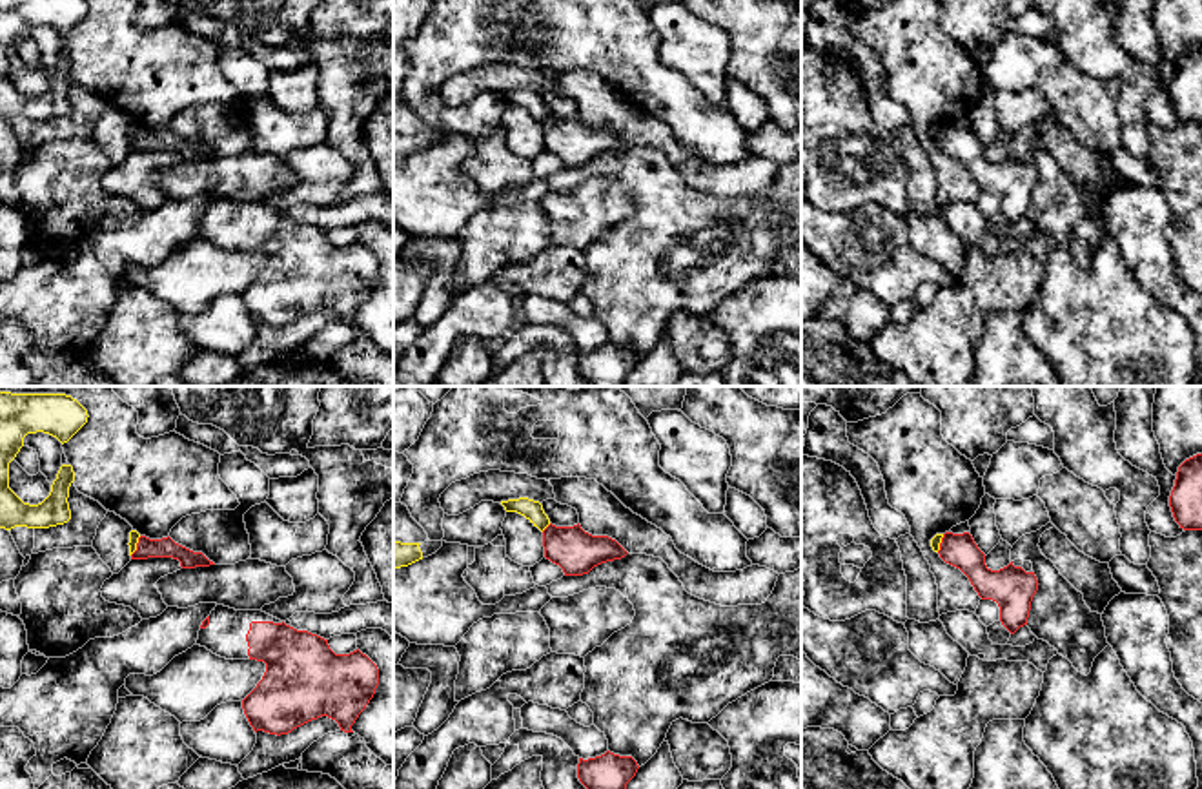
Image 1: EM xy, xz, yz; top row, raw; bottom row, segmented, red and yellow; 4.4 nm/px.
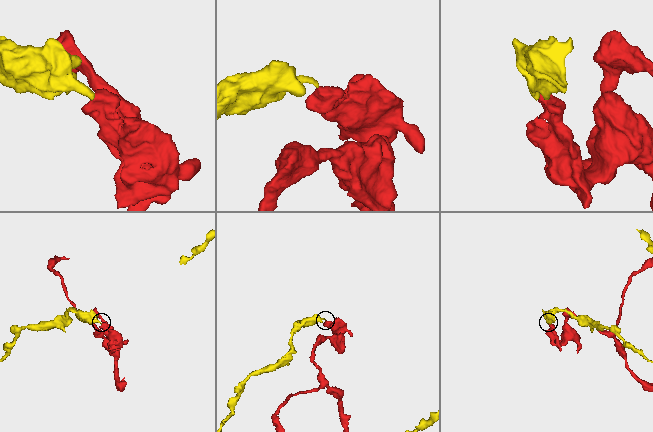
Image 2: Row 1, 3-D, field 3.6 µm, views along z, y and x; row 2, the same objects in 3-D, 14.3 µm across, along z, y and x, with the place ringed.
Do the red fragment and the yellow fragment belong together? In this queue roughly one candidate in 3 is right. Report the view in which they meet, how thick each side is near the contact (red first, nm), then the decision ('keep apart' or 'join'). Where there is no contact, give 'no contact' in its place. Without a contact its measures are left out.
xz | 190/90 nm | keep apart

